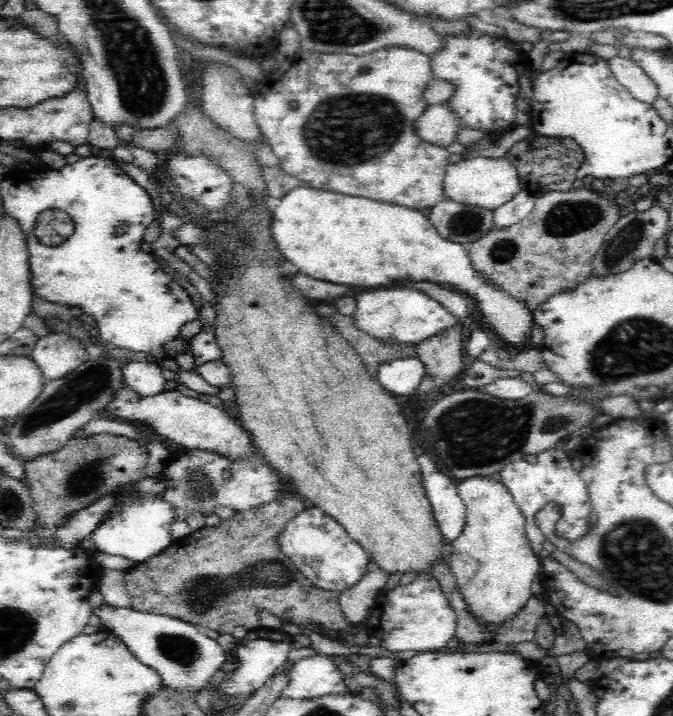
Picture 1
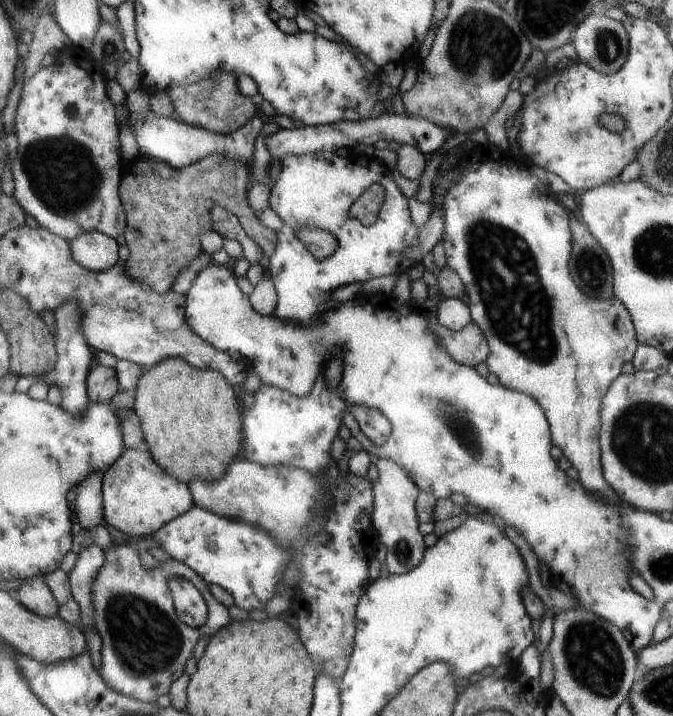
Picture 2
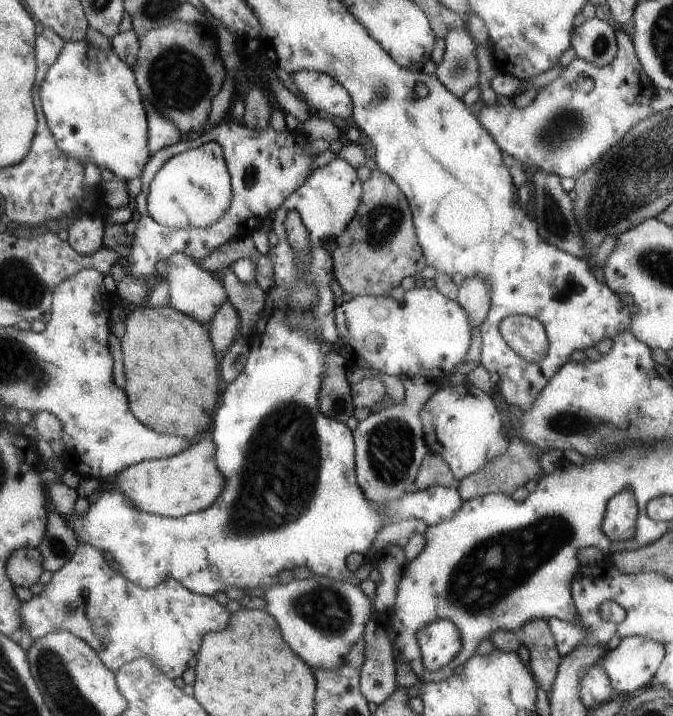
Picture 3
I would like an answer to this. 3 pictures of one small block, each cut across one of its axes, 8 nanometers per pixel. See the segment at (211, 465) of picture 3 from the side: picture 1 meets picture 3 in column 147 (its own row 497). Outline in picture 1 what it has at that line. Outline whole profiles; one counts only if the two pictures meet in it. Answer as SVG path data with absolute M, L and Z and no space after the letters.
M494 476L459 480L459 496L465 502L467 515L462 532L452 543L448 564L456 581L457 591L465 604L466 612L479 626L484 637L499 638L519 616L520 610L533 597L532 584L541 576L541 558L532 548L526 533L526 517L522 509L508 495L508 490Z

